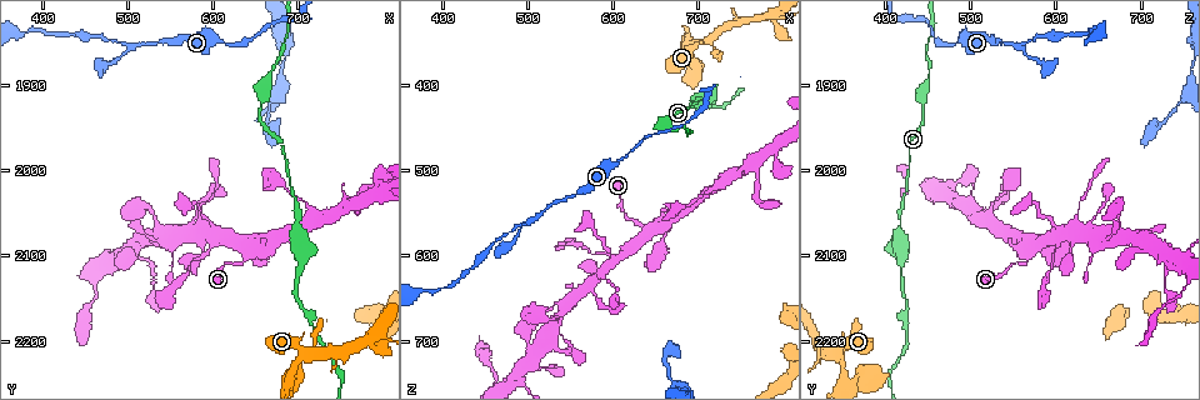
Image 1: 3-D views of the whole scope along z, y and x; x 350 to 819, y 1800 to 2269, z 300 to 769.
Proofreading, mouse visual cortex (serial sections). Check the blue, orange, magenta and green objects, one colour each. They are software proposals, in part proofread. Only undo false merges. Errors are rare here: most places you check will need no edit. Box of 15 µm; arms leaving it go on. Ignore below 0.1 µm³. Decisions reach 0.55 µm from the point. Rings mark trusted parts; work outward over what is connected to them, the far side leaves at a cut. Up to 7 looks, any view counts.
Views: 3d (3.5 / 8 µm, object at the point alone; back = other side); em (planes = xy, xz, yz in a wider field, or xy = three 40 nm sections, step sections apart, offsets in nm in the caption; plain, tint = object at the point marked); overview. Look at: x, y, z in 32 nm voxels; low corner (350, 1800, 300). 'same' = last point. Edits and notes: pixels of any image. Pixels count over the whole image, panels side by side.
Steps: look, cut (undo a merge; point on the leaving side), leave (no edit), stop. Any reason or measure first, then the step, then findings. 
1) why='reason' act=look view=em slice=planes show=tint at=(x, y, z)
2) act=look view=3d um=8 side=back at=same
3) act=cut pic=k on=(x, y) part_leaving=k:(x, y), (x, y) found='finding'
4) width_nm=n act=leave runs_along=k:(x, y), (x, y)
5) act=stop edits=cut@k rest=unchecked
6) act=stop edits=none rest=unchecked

why='side arm on a straight run' act=look view=3d um=8 side=back at=(505, 1850, 560)

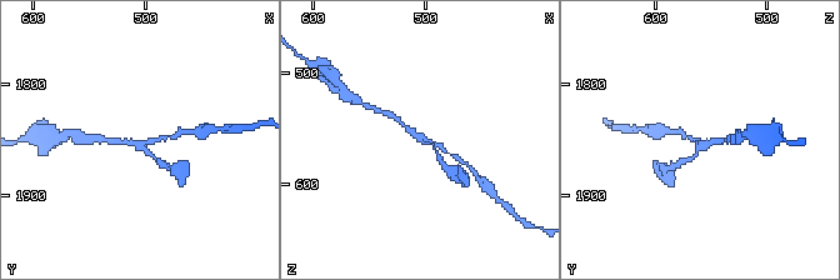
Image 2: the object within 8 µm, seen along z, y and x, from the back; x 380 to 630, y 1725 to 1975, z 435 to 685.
arms=3 arm_widths_nm=150,150,150 act=look view=em slice=xy step=3 show=tint at=(504, 1856, 558)

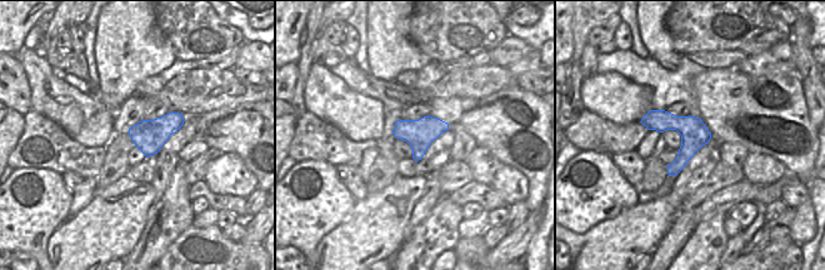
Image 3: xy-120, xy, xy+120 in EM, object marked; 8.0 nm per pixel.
act=leave runs_along=2:(394, 116), (424, 141), (451, 155) found='all the same cell'

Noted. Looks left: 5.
why='sharp bend' act=look view=3d um=8 at=(530, 2045, 675)

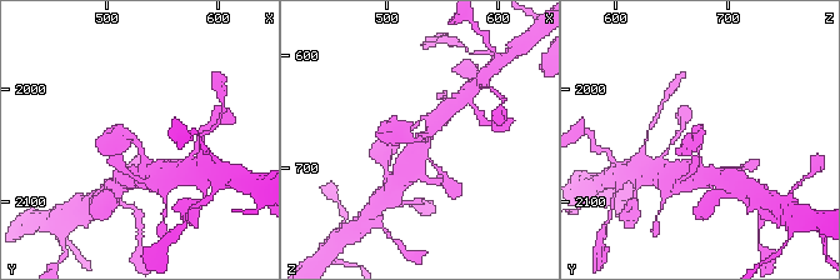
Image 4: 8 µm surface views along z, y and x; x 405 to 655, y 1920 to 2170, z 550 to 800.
why='closer look' act=look view=3d um=3.5 at=(526, 2048, 676)

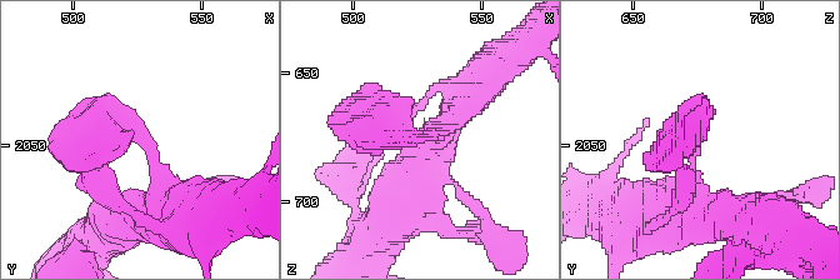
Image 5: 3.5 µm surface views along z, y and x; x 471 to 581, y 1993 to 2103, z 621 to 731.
act=look view=em slice=xy step=3 show=tint at=(526, 2049, 674)

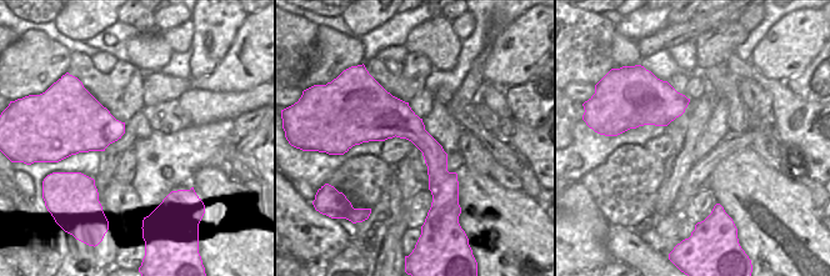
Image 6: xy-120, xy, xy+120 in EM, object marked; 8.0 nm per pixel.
width_nm=300 act=leave runs_along=5:(155, 221), (159, 175), (136, 136), (64, 148) found='one cell here'

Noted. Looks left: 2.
why='arms part here' act=look view=3d um=3.5 at=(705, 2210, 345)

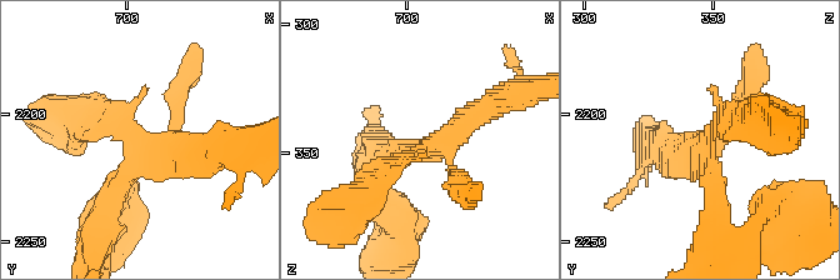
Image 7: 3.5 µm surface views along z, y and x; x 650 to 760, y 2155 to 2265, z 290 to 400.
act=look view=em slice=xy step=2 show=tint at=(707, 2211, 349)

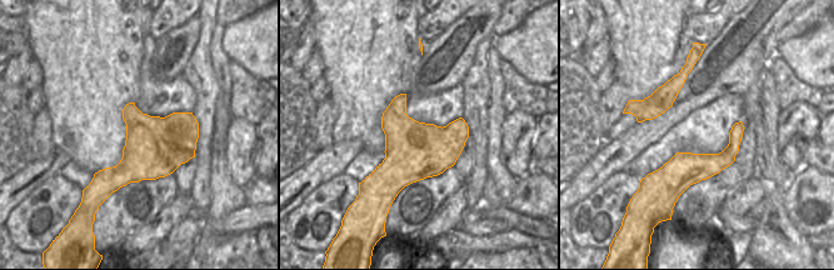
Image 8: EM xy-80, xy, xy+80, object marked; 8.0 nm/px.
act=leave runs_along=8:(739, 125), (719, 161), (654, 175) found='continuous, no second cell'

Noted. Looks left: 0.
act=stop edits=none rest=unchecked

